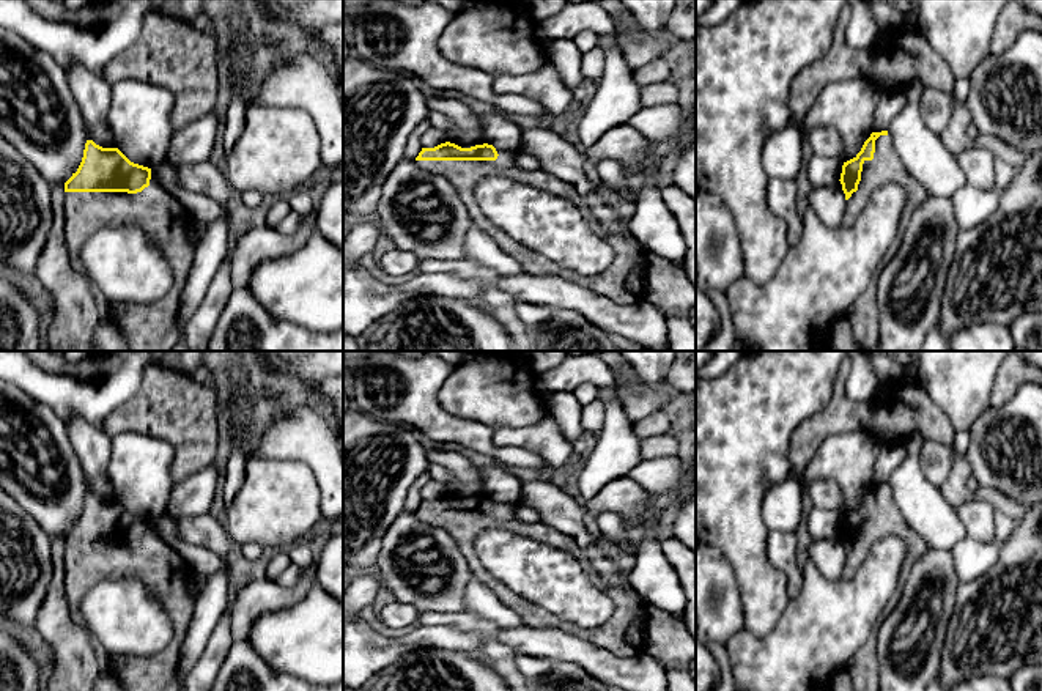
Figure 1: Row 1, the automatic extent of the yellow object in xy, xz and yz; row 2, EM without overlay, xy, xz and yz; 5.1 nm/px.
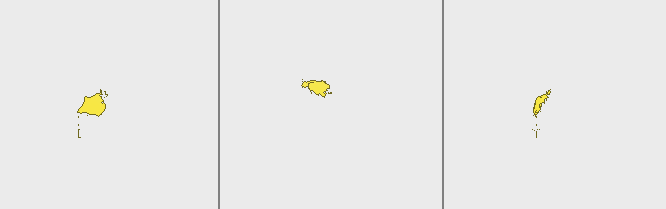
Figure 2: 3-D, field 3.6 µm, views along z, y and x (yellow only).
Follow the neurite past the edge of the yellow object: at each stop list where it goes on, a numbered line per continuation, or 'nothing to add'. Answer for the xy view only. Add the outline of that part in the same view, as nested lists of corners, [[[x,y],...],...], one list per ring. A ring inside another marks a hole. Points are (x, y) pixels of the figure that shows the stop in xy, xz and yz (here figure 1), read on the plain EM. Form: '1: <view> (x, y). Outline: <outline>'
1: xy (161, 569). Outline: [[[148,538],[137,546],[65,545],[63,570],[68,603],[74,617],[88,589],[104,578],[135,576],[157,597],[173,623],[170,642],[161,652],[146,656],[109,653],[107,663],[112,667],[112,675],[123,682],[126,691],[183,691],[181,649],[198,600],[192,590],[194,570],[190,565],[165,541]]]

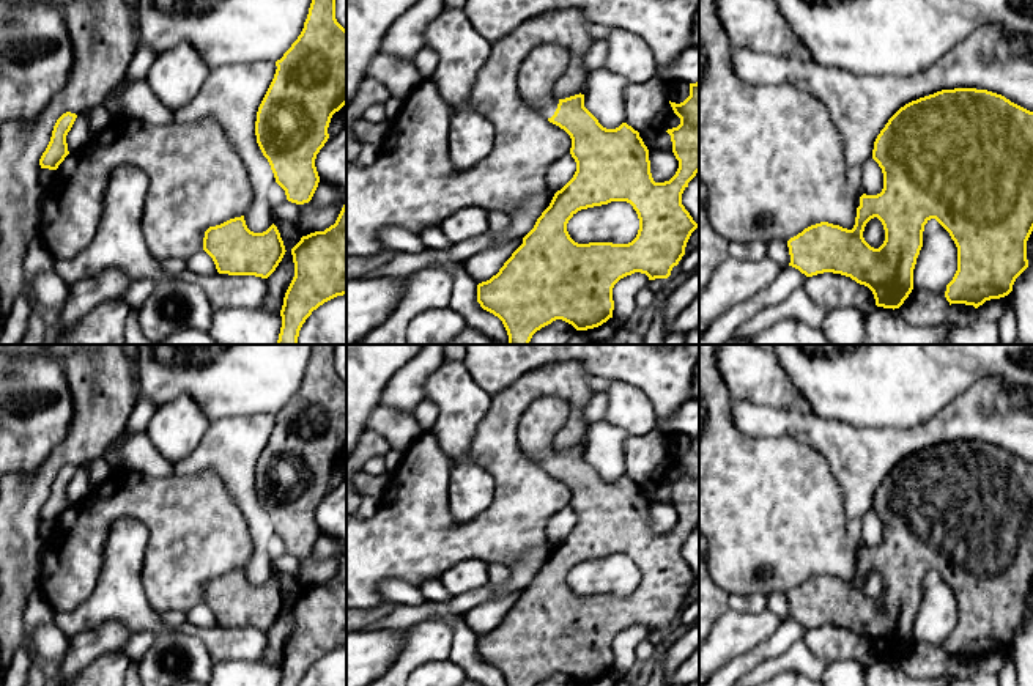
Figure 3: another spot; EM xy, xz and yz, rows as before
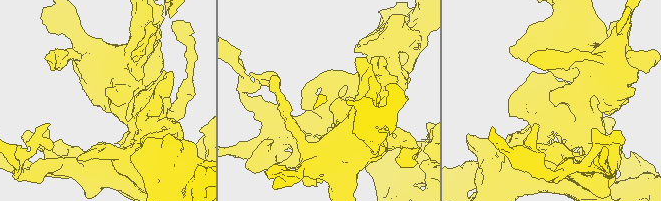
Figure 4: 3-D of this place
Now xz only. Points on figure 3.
1: xz (542, 420). Outline: [[[556,396],[534,401],[518,422],[518,442],[524,455],[543,470],[551,470],[559,452],[553,439],[570,414],[568,404]]]

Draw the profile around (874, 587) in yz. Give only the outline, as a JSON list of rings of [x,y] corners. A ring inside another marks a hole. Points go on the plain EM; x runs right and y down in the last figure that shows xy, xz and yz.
[[[877,570],[871,571],[866,576],[865,584],[863,584],[863,590],[874,601],[879,601],[883,596],[885,582],[883,582],[882,574]]]

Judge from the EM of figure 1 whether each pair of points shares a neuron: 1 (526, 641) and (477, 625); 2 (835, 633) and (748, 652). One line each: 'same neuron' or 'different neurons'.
1: different neurons
2: same neuron

